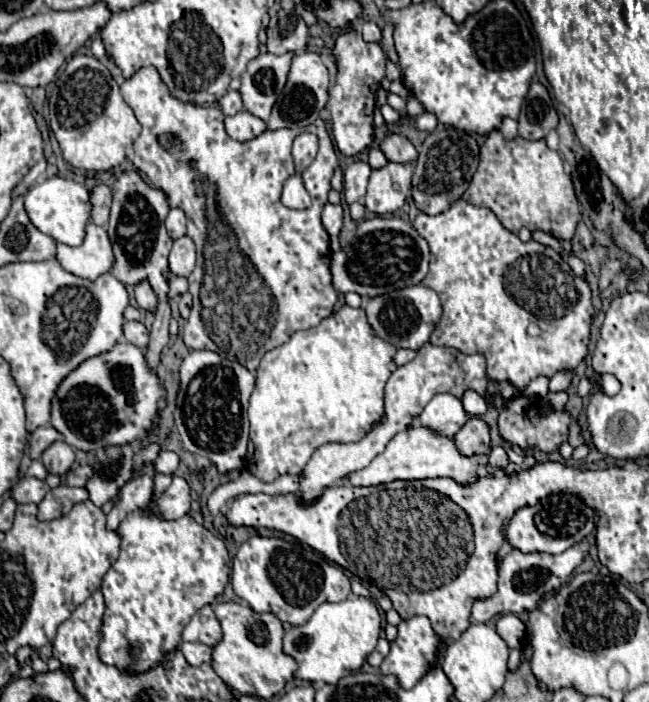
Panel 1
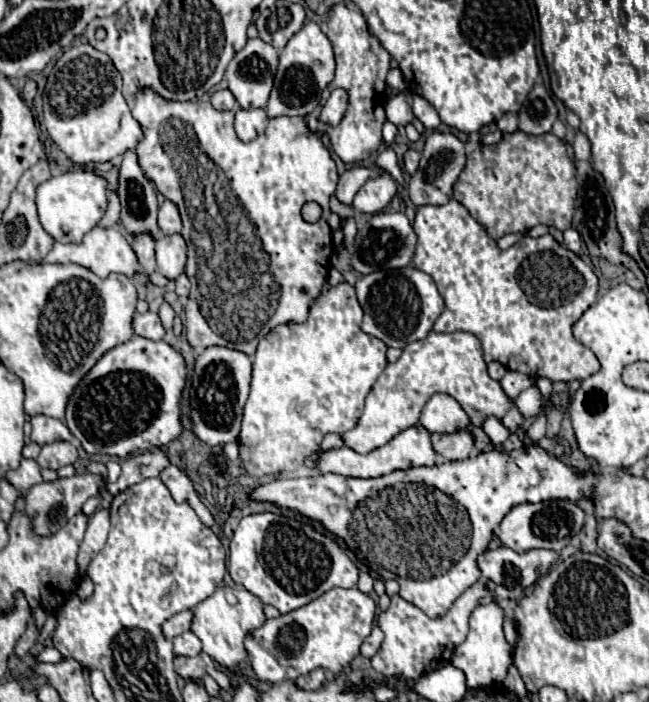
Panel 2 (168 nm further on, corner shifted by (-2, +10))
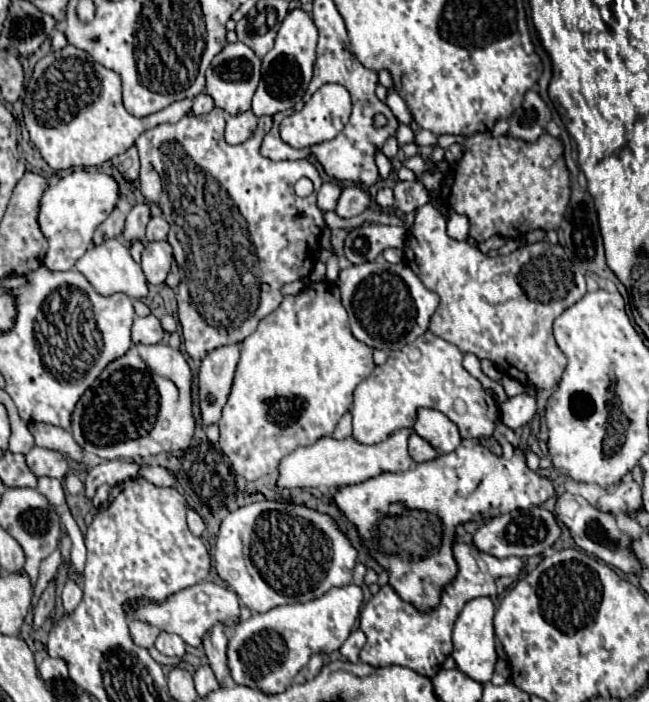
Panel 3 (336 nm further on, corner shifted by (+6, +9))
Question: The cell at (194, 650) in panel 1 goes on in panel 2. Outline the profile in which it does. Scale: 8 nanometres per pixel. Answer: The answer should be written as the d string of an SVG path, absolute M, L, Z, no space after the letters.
M184 632L176 636L172 642L174 642L174 652L180 656L198 656L202 650L202 644L194 632Z

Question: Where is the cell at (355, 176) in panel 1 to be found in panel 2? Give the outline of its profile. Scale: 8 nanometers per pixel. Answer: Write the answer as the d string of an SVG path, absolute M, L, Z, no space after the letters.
M352 166L352 168L348 168L340 176L340 182L338 182L338 188L336 188L336 198L342 204L352 206L352 200L354 200L356 192L362 188L362 184L368 178L370 178L370 168L364 168L364 166Z

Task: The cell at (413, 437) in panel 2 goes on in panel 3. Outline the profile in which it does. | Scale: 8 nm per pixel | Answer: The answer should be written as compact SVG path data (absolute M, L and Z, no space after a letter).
M400 429L400 431L394 431L388 439L374 443L374 445L362 445L352 435L348 435L344 439L322 437L310 447L298 447L294 453L286 455L280 461L276 485L288 487L288 489L296 489L296 487L338 489L338 487L368 481L386 471L408 471L414 465L410 461L408 449L406 449L408 435L410 435L408 429Z

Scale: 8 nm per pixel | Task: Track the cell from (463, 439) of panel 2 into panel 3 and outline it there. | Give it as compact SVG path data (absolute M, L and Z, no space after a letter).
M412 433L410 439L408 439L408 453L410 453L414 463L430 461L430 459L434 459L438 455L438 451L434 447L430 447L428 441L422 441L422 437L418 437L416 433Z

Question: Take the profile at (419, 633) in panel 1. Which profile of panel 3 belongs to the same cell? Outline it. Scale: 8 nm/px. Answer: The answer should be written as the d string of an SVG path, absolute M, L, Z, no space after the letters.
M454 543L452 553L458 565L458 573L442 589L440 601L434 609L416 609L412 603L400 599L400 595L390 585L382 585L380 591L372 595L372 599L360 611L360 629L366 635L366 645L360 651L360 661L368 665L400 665L424 677L434 677L440 671L446 657L452 653L452 627L464 603L480 595L502 595L508 587L512 587L518 581L518 575L524 569L524 561L518 557L496 559L464 543Z

